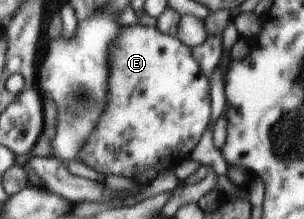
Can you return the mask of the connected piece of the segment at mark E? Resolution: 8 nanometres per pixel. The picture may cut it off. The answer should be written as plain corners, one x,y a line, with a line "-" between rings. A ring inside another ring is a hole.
124,26
124,30
121,30
120,36
115,42
112,42
112,54
111,54
111,80
109,80
109,96
107,110
105,114
101,116
97,128
93,130
93,134
89,136
89,140
85,142
83,150
81,150
80,158
85,162
89,168
93,168
95,172
99,172
103,175
117,175
122,177
131,178
137,173
142,172
147,168
154,168
157,174
163,170
173,171
178,164
181,164
183,160
193,152
193,148
197,146
203,130
207,127
210,119
210,98
209,98
209,82
207,77
197,66
197,60
193,56
193,49
189,48
187,44
181,42
180,38
173,38
168,34
163,34
156,26

